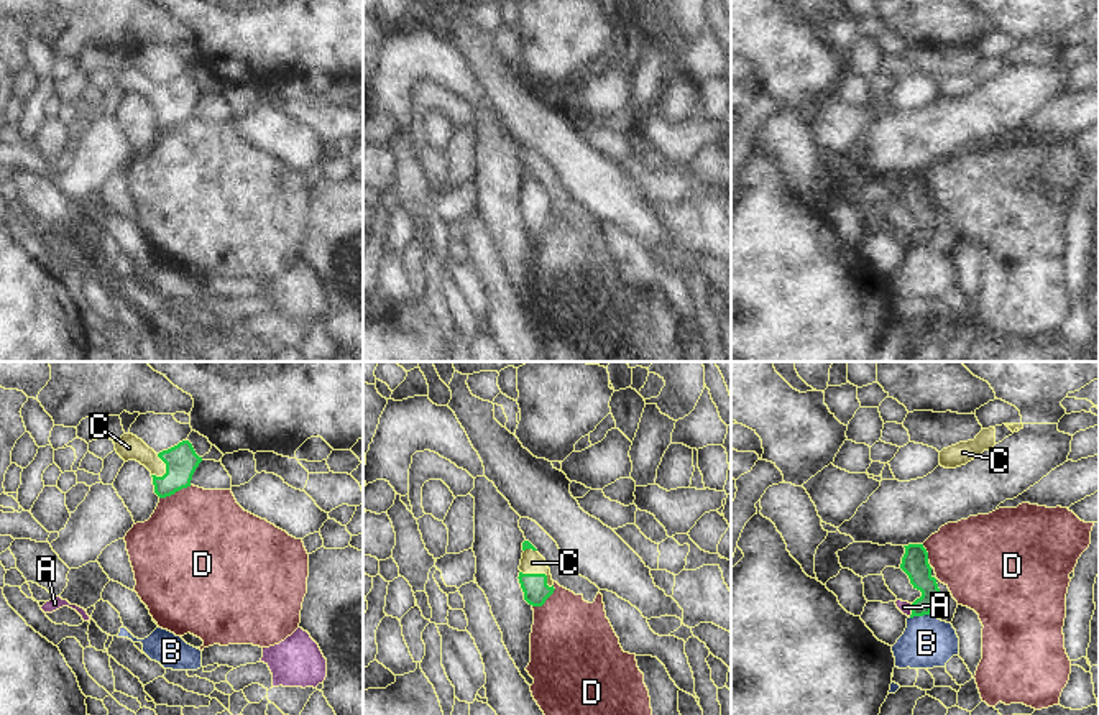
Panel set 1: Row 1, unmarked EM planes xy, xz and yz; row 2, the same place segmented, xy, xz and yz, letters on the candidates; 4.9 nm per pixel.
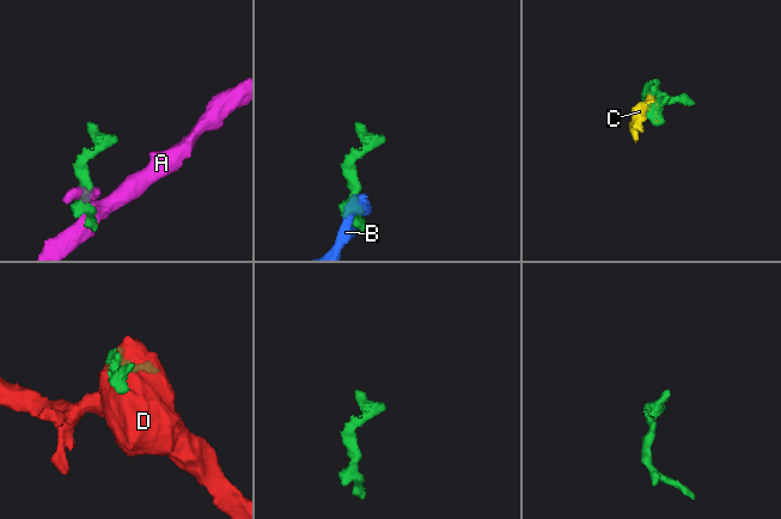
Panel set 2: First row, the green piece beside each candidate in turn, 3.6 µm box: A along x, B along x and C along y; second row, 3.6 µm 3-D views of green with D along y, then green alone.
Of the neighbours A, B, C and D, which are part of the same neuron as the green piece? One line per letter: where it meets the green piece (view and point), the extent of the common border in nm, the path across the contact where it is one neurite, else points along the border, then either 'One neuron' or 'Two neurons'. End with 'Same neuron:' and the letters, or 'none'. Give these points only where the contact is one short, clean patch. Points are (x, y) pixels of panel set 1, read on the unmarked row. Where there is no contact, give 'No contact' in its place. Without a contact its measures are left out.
A: Touches green at yz (912, 242). Shared border 70 nm. Two neurons
B: Touches green at yz (920, 247). Shared border 110 nm. Two neurons
C: Touches green at xz (541, 206). Shared border 180 nm. Path across: xz (536, 222), (541, 206), (533, 194). One neuron
D: Touches green at xy (174, 124). Shared border 170 nm. Two neurons
Same neuron: C.

